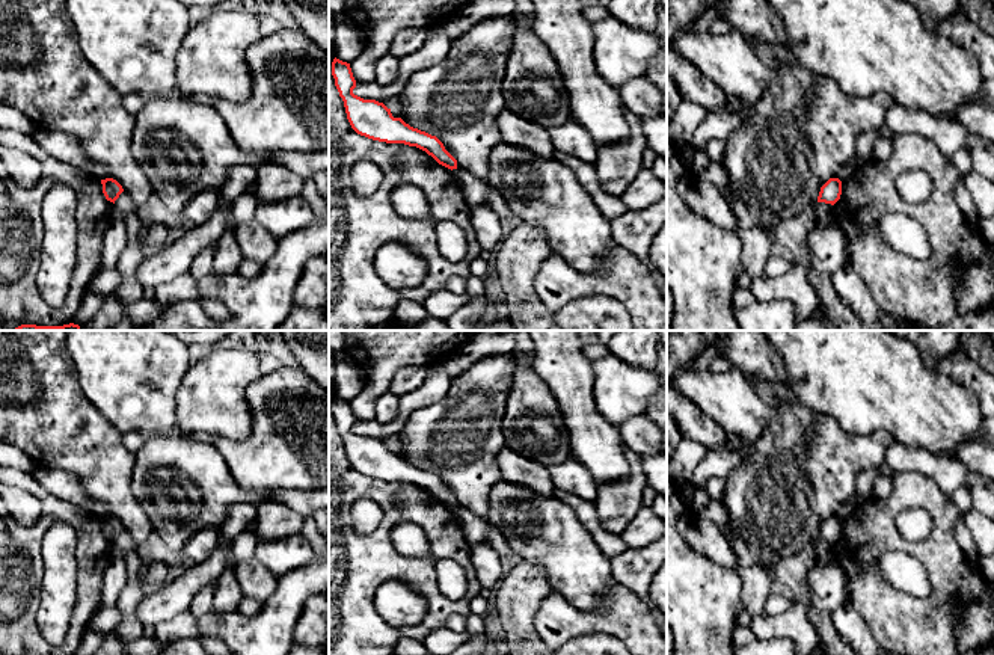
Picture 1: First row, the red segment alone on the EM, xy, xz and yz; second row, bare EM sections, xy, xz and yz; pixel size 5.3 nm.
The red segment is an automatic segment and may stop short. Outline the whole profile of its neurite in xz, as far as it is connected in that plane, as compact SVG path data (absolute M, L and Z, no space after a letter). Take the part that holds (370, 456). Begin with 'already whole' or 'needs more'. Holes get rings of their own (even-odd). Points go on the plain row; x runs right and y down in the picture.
already whole | M335 395L332 414L344 439L347 457L357 472L379 480L416 484L431 494L439 503L451 509L457 507L457 498L436 474L410 465L401 456L394 456L391 447L383 441L354 433L356 418L350 401Z

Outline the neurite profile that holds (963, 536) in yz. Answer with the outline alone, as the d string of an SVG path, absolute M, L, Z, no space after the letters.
M961 513L959 519L953 525L953 536L956 537L958 545L961 549L967 554L974 557L976 555L976 546L971 539L971 534L964 522L964 515Z

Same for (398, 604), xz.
M398 580L385 581L377 587L374 607L392 626L415 626L425 614L422 595Z

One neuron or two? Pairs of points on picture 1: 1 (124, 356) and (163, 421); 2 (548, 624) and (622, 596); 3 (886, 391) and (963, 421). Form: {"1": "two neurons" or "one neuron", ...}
{"1": "one neuron", "2": "one neuron", "3": "one neuron"}

